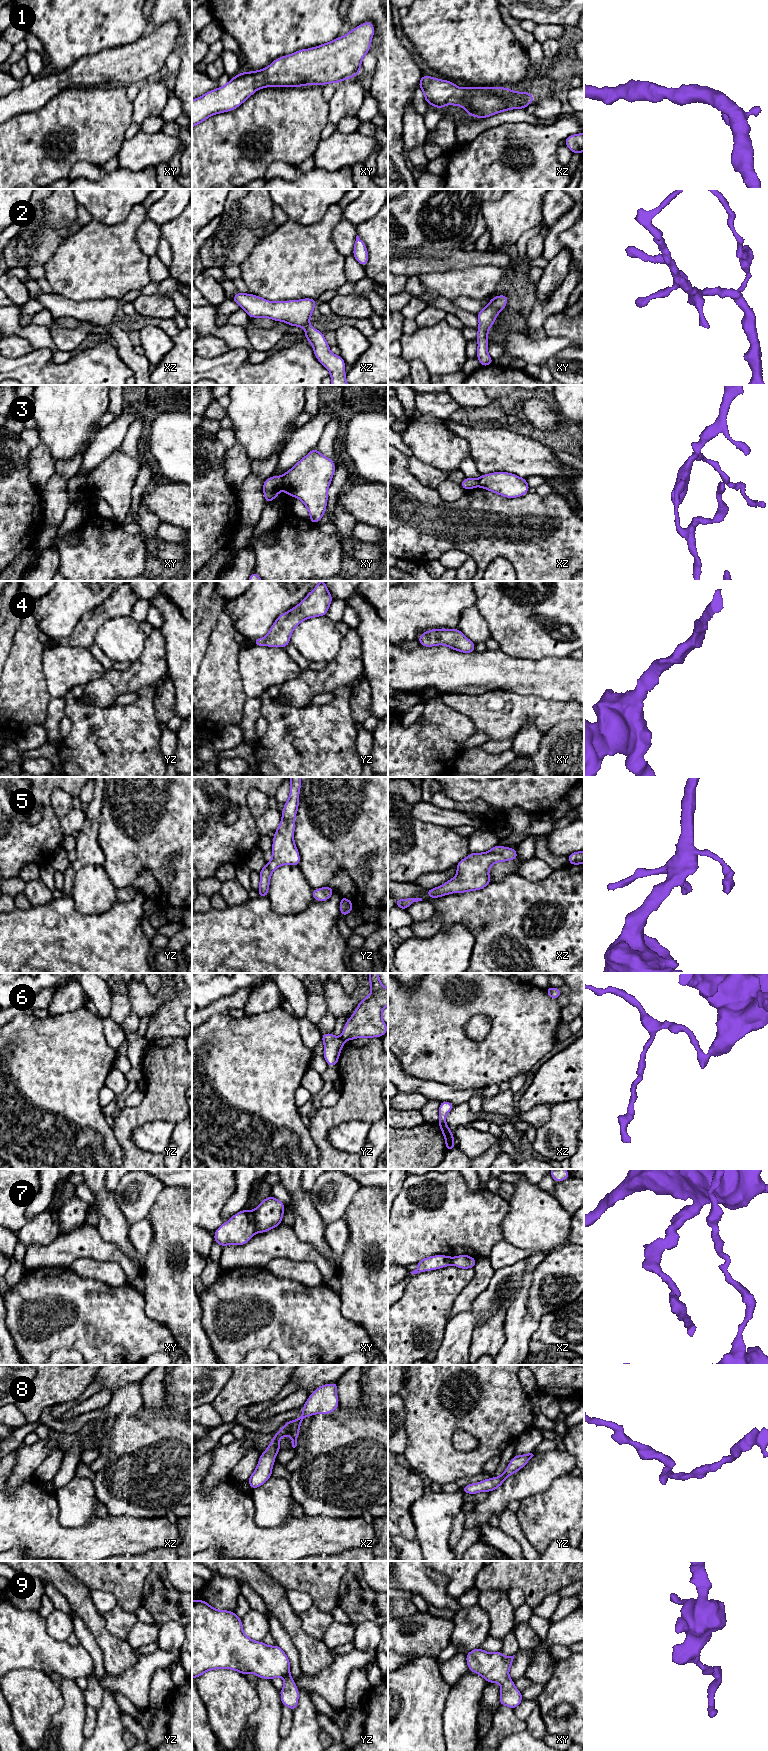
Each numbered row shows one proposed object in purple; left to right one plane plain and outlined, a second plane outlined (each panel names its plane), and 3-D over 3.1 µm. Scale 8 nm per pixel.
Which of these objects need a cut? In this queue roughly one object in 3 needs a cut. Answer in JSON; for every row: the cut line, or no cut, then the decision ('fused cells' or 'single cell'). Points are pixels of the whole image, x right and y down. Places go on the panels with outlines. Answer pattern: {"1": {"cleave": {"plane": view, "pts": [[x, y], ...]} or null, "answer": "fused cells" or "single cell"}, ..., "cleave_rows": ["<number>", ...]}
{"1": {"cleave": null, "answer": "single cell"}, "2": {"cleave": null, "answer": "single cell"}, "3": {"cleave": {"plane": "xy", "pts": [[281, 477], [283, 488]]}, "answer": "fused cells"}, "4": {"cleave": null, "answer": "single cell"}, "5": {"cleave": null, "answer": "single cell"}, "6": {"cleave": {"plane": "xz", "pts": [[439, 1123], [445, 1124]]}, "answer": "fused cells"}, "7": {"cleave": {"plane": "xy", "pts": [[252, 1211], [257, 1231]]}, "answer": "fused cells"}, "8": {"cleave": null, "answer": "single cell"}, "9": {"cleave": null, "answer": "single cell"}, "cleave_rows": ["3", "6", "7"]}

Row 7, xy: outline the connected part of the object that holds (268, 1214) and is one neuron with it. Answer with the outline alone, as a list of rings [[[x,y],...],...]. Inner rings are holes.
[[[274,1196],[264,1199],[253,1211],[257,1232],[265,1233],[279,1226],[284,1211],[285,1204]]]

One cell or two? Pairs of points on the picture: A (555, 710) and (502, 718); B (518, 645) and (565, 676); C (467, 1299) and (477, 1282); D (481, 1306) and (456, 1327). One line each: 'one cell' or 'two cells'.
A: one cell
B: two cells
C: one cell
D: one cell

